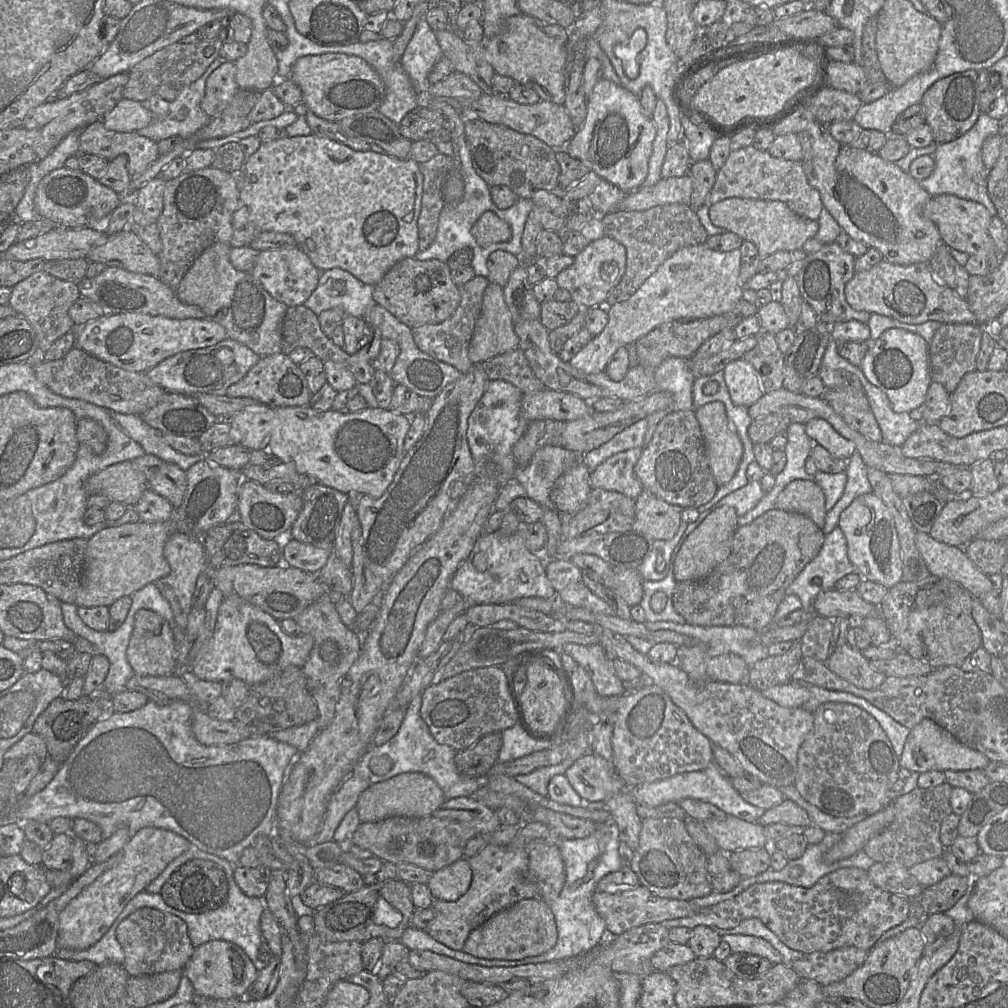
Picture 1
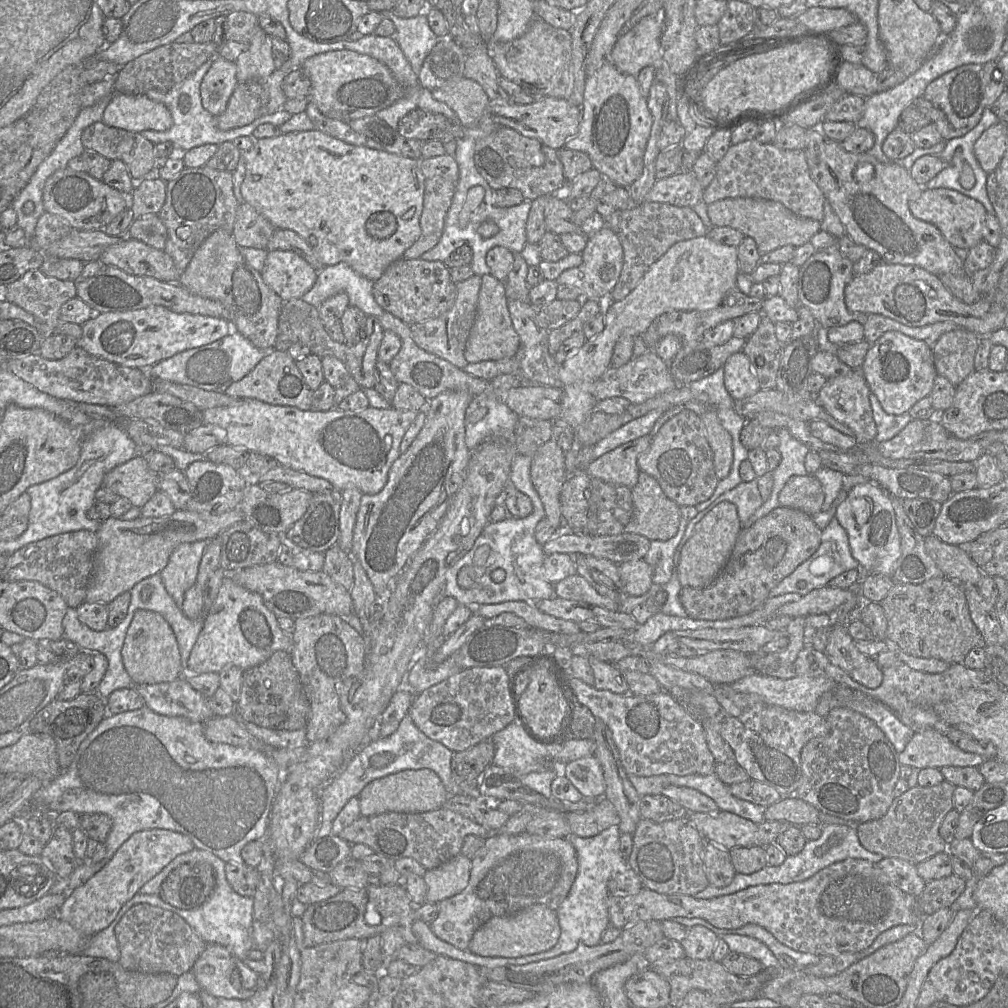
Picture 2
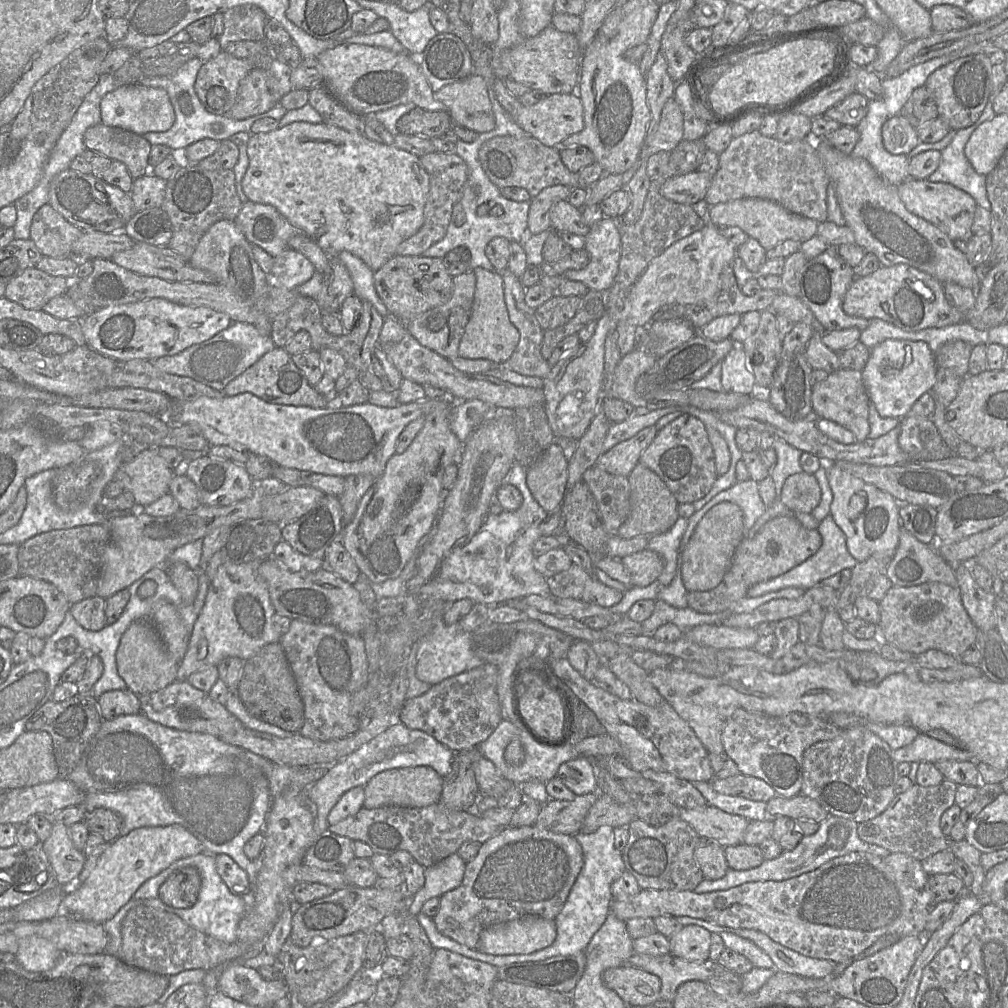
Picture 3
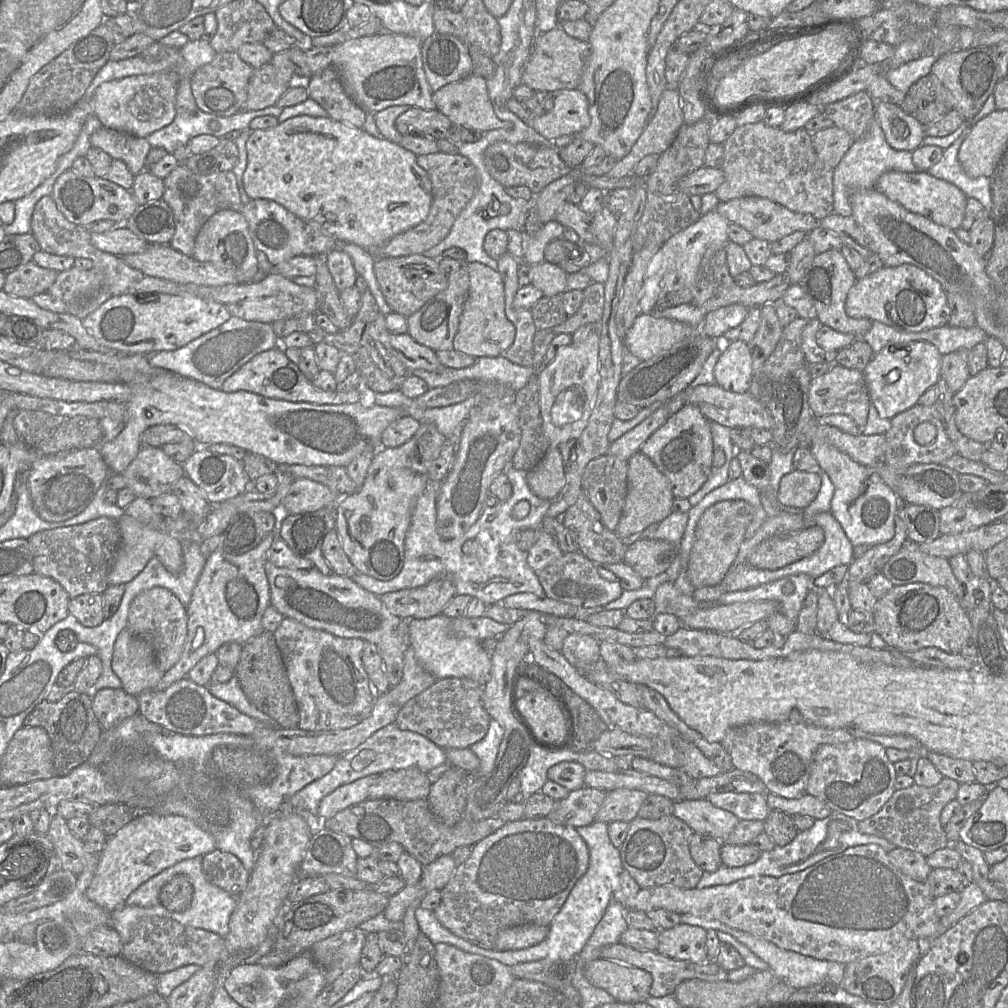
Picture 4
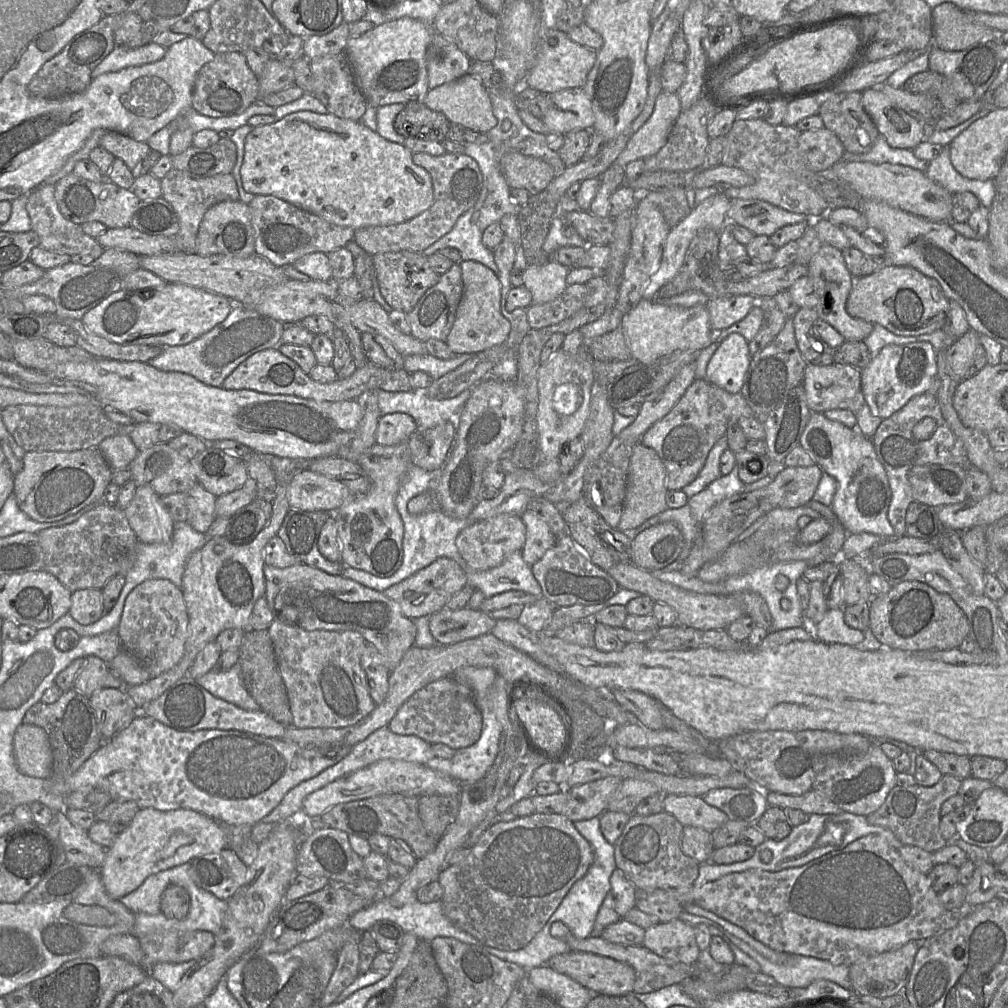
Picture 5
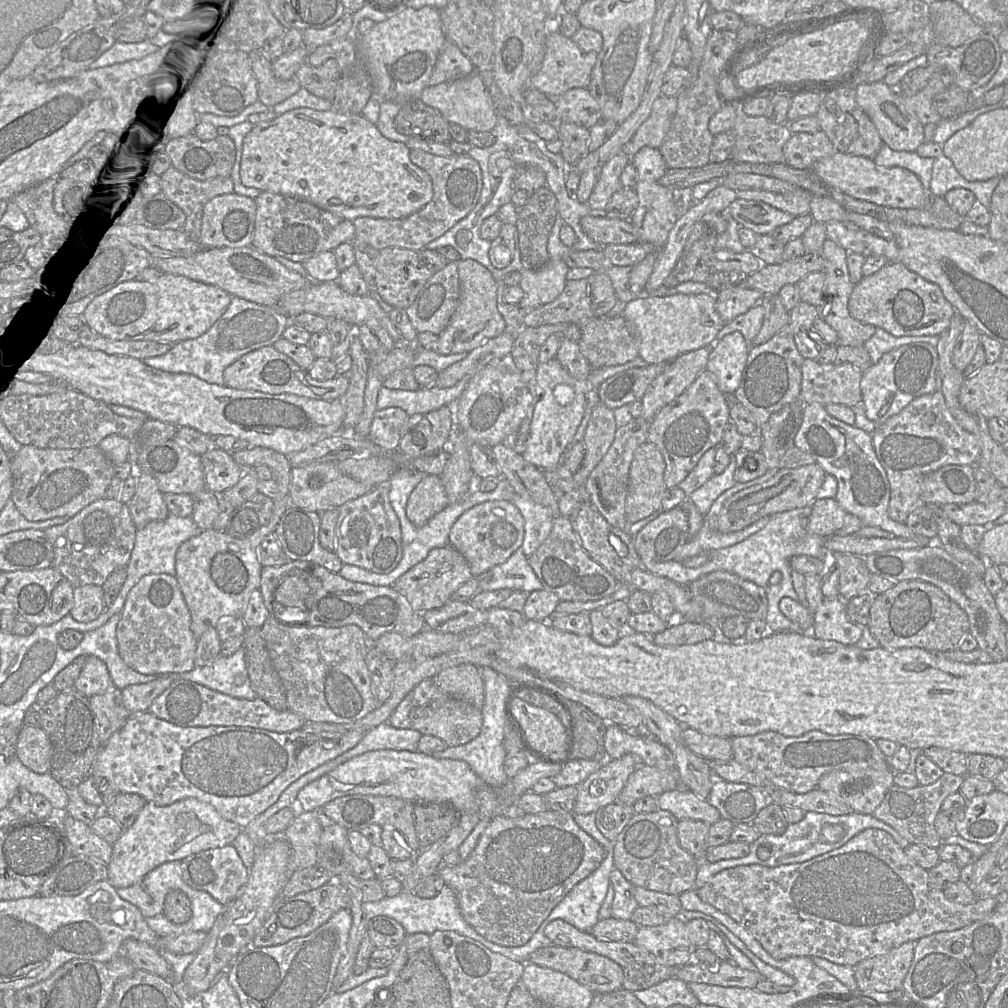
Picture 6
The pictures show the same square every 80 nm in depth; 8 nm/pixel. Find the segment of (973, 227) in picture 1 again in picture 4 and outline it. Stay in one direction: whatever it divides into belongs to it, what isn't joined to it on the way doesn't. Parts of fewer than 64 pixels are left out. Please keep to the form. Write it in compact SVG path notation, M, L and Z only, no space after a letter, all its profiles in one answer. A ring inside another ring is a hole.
M889 171L879 177L874 189L905 209L922 215L951 230L960 228L964 219L967 196L955 185L935 178L924 171Z

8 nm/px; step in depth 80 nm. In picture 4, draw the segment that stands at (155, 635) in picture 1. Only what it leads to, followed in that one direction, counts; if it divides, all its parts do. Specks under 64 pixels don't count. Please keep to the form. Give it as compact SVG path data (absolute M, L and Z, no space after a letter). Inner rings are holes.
M128 629L116 639L112 669L121 680L122 689L134 696L153 691L165 674L157 665L152 646Z

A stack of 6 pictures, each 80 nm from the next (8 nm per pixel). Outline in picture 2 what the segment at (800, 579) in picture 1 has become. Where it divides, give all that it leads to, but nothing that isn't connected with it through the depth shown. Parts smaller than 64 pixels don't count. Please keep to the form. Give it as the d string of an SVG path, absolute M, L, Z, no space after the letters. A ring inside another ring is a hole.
M834 516L822 530L821 544L815 553L772 588L769 597L787 593L803 596L816 588L828 586L828 582L839 574L857 568L859 563L851 555L847 533Z

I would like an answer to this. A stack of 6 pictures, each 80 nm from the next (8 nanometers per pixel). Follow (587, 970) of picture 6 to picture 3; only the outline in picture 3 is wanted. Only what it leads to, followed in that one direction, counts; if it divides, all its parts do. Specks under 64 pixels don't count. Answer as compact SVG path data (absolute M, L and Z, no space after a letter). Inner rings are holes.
M622 965L603 972L604 985L615 991L627 1006L649 1006L660 1000L661 981L656 975L640 968Z

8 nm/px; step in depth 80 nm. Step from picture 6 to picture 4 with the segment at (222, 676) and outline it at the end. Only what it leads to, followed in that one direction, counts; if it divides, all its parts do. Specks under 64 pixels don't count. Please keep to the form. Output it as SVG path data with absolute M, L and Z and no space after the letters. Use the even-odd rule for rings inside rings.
M235 674L227 682L209 684L207 687L212 695L227 702L243 714L254 718L266 726L272 728L281 728L272 718L258 710L247 699Z

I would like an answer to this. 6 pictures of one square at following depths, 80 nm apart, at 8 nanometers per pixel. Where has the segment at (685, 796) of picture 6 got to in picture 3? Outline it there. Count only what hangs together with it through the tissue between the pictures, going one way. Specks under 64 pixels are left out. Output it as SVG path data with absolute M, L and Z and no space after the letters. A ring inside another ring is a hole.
M711 805L692 809L680 808L679 818L686 821L700 837L715 840L723 847L743 843L749 820Z

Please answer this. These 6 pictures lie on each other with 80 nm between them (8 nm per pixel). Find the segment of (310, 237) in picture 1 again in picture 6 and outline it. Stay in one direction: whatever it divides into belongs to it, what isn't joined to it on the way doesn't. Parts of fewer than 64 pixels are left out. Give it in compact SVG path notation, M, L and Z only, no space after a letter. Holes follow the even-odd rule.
M296 108L277 116L275 119L254 125L242 144L240 179L244 186L264 192L290 196L309 202L323 210L332 212L350 221L358 217L384 219L405 218L423 208L433 198L433 186L429 174L410 160L410 149L401 142L385 138L377 126L360 115L344 115L333 110L318 111L311 108Z

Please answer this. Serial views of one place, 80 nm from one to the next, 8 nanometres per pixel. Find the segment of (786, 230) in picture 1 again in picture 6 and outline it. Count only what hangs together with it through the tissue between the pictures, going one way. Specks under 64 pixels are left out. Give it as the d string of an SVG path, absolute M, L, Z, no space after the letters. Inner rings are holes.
M736 199L729 205L729 211L733 219L739 224L739 227L750 229L758 236L770 235L777 227L785 225L794 219L793 215L776 209L761 201Z

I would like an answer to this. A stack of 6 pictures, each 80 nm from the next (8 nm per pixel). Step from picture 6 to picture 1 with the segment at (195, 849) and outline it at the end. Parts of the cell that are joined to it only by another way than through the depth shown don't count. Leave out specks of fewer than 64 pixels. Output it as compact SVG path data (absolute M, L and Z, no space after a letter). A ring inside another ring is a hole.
M144 827L126 843L117 855L117 862L86 886L59 914L57 947L83 950L95 944L111 927L124 906L154 880L176 857L186 852L191 843L179 834L157 827Z

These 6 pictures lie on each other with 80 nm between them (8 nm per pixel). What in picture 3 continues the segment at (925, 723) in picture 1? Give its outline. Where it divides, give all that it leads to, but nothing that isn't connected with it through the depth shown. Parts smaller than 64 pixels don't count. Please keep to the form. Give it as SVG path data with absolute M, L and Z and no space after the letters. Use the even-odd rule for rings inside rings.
M919 733L911 744L893 750L893 756L898 763L927 761L935 764L944 760L973 760L971 754L960 746L948 745L925 733Z

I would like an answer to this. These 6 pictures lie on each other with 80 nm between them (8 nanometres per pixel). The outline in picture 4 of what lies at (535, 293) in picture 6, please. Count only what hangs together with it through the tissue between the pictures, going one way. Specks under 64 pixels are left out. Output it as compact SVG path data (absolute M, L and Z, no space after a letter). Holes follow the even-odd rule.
M549 262L531 265L531 285L541 290L544 297L552 297L566 291L568 274L560 265Z

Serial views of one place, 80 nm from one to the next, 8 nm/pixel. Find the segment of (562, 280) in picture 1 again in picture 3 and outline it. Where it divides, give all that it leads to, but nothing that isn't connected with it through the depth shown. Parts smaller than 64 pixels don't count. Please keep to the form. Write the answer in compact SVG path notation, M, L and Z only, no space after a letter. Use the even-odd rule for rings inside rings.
M604 217L590 227L585 247L590 255L588 265L580 270L568 270L565 279L579 281L590 290L606 292L615 283L621 258L621 237L618 221Z

